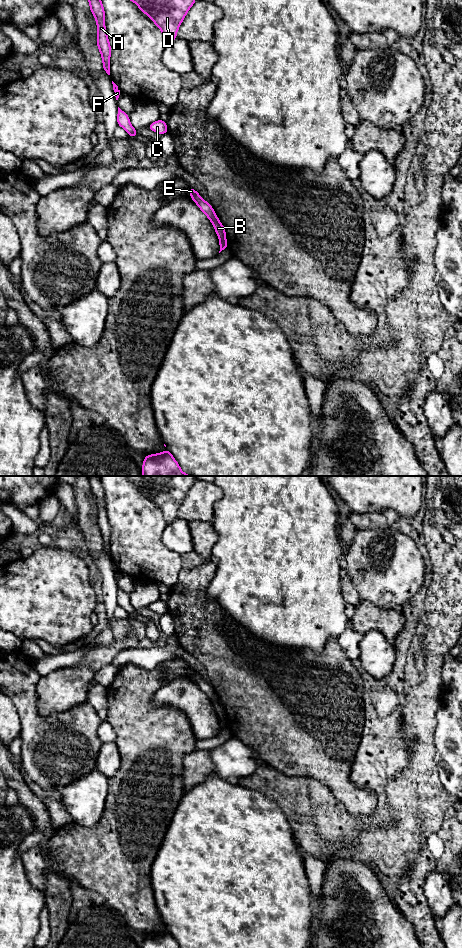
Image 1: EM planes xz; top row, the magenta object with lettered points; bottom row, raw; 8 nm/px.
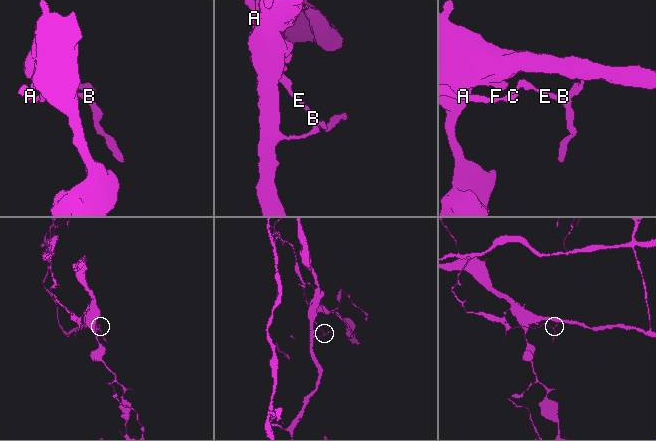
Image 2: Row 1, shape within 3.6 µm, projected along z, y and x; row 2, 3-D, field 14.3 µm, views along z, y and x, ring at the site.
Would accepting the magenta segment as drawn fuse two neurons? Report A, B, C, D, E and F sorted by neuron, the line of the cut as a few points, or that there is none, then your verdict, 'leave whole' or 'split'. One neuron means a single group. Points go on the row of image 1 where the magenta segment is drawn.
A B C E F / D; cut in xz along (219, 238), (224, 239); split

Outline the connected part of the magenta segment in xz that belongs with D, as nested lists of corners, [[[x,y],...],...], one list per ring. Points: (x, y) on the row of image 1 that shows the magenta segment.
[[[130,0],[157,25],[168,43],[174,41],[183,19],[196,0]]]

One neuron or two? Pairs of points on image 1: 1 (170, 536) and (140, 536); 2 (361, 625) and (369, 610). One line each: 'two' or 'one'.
1: two
2: one

